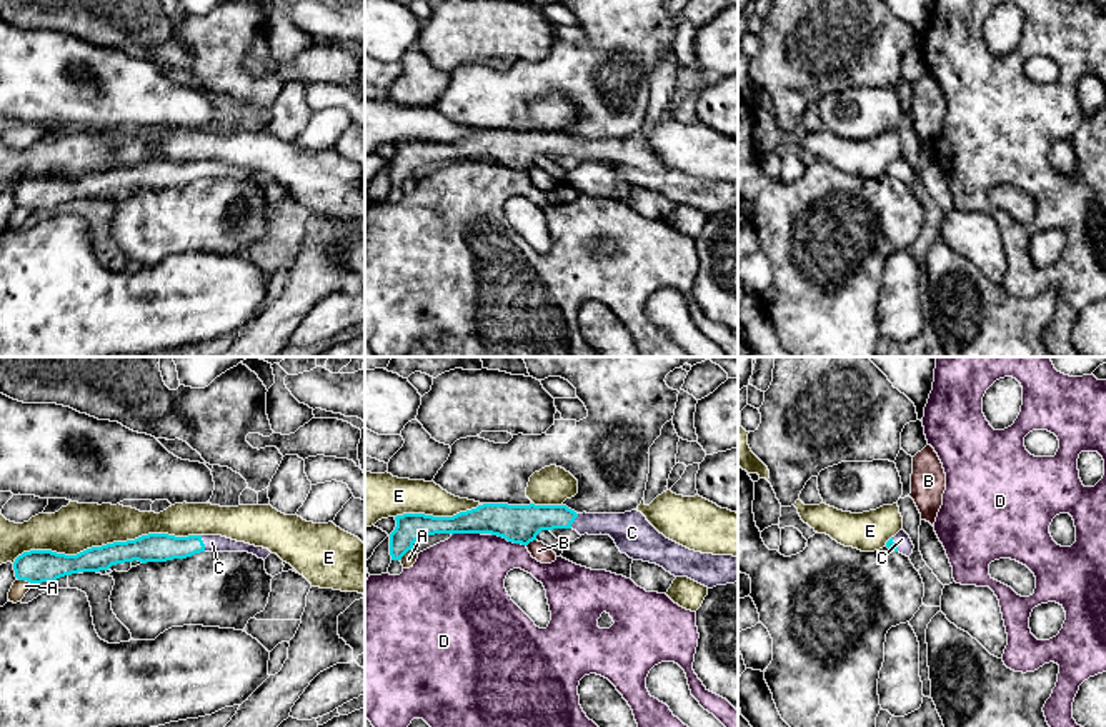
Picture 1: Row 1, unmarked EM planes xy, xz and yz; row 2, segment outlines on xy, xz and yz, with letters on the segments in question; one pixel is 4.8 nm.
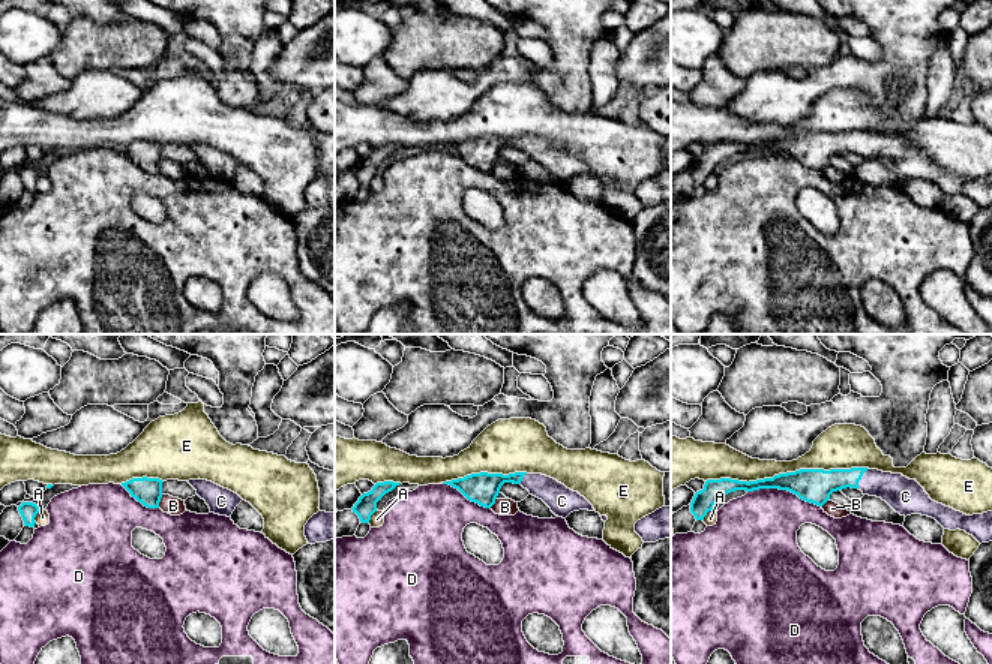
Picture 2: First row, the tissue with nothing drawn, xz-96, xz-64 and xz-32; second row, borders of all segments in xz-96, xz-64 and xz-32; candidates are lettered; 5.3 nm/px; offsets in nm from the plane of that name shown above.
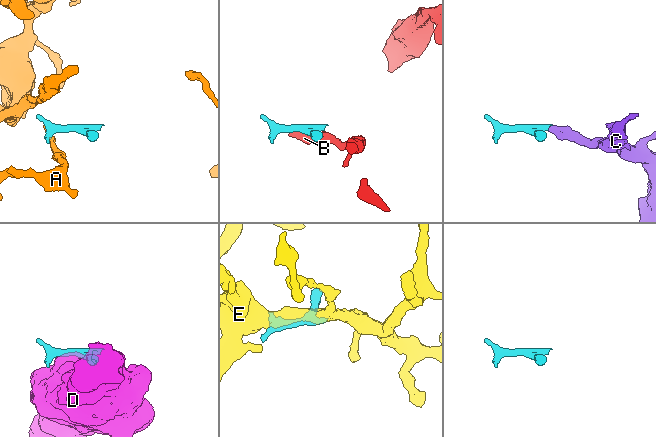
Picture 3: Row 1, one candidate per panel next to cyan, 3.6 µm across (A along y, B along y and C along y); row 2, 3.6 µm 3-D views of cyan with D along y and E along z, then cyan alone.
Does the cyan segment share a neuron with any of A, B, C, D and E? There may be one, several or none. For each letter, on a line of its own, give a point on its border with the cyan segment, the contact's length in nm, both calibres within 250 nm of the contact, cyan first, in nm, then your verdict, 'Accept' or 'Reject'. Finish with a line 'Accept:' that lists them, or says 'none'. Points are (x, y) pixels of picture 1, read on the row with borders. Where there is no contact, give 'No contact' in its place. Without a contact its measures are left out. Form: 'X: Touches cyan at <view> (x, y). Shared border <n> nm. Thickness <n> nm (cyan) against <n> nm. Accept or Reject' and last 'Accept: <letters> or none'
A: Touches cyan at xy (25, 579). Shared border 90 nm. Thickness 160 nm (cyan) against 80 nm. Reject
B: Touches cyan at xz (530, 541). Shared border 60 nm. Thickness 190 nm (cyan) against 90 nm. Reject
C: Touches cyan at xy (204, 544). Shared border 80 nm. Thickness 140 nm (cyan) against 80 nm. Accept
D: Touches cyan at xz (508, 541). Shared border 180 nm. Thickness 190 nm (cyan) against 360 nm. Reject
E: Touches cyan at xy (107, 544). Shared border 900 nm. Thickness 140 nm (cyan) against 220 nm. Reject
Accept: C

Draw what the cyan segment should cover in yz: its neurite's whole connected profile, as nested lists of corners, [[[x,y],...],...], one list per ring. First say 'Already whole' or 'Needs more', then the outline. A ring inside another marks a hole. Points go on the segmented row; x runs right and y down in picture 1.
Needs more. [[[899,530],[894,537],[891,537],[886,542],[886,547],[889,550],[899,552],[899,554],[903,554],[906,557],[909,557],[913,554],[913,549],[914,549],[909,535],[904,530]]]

